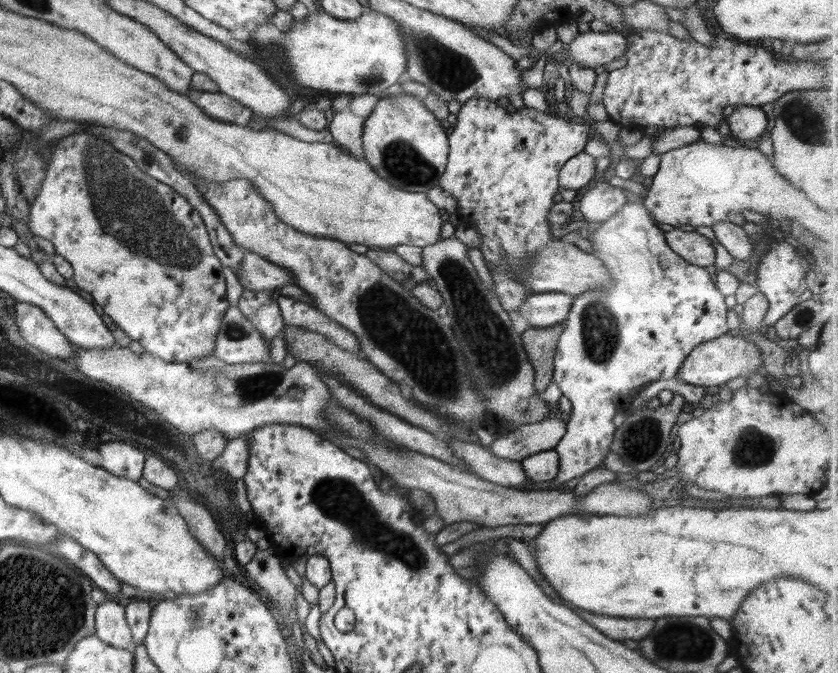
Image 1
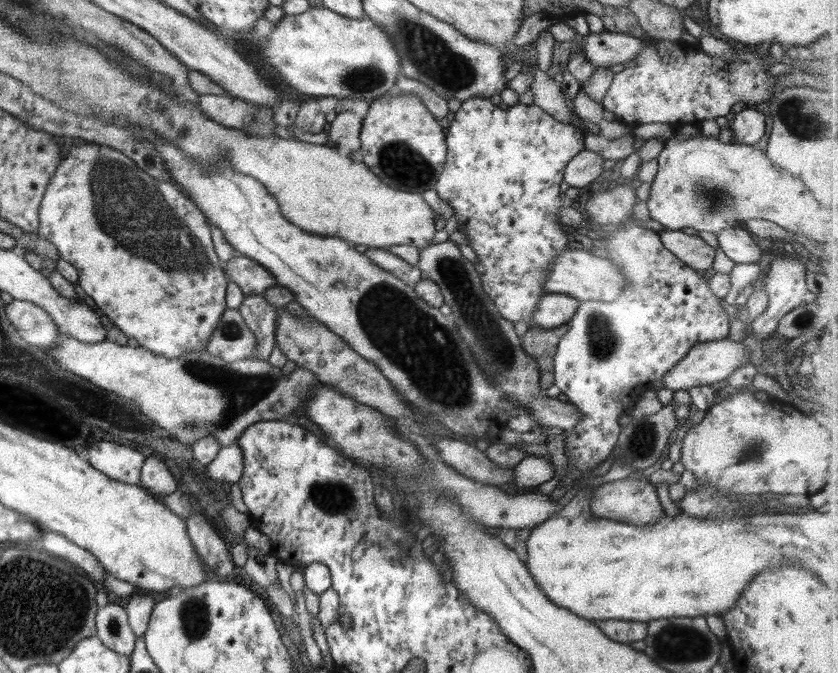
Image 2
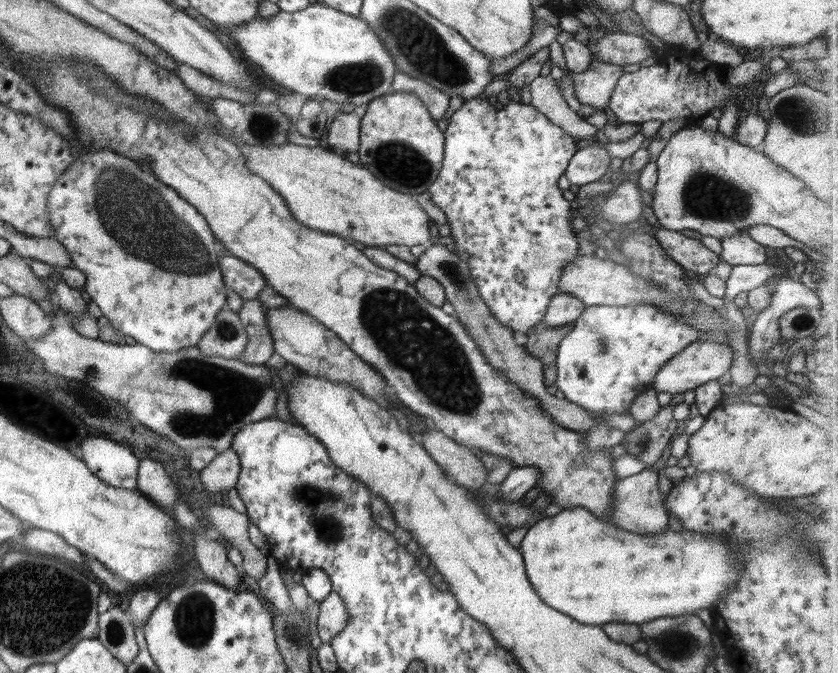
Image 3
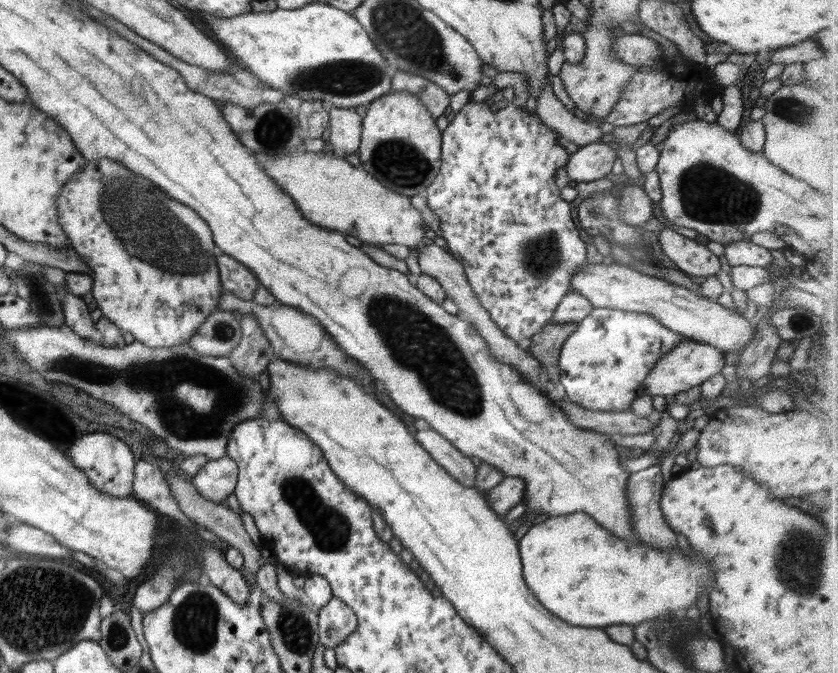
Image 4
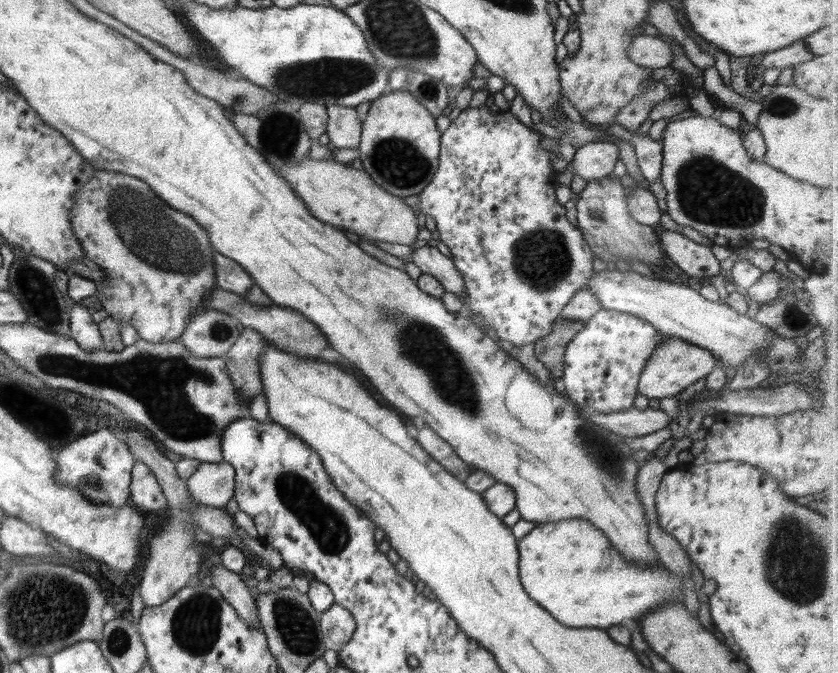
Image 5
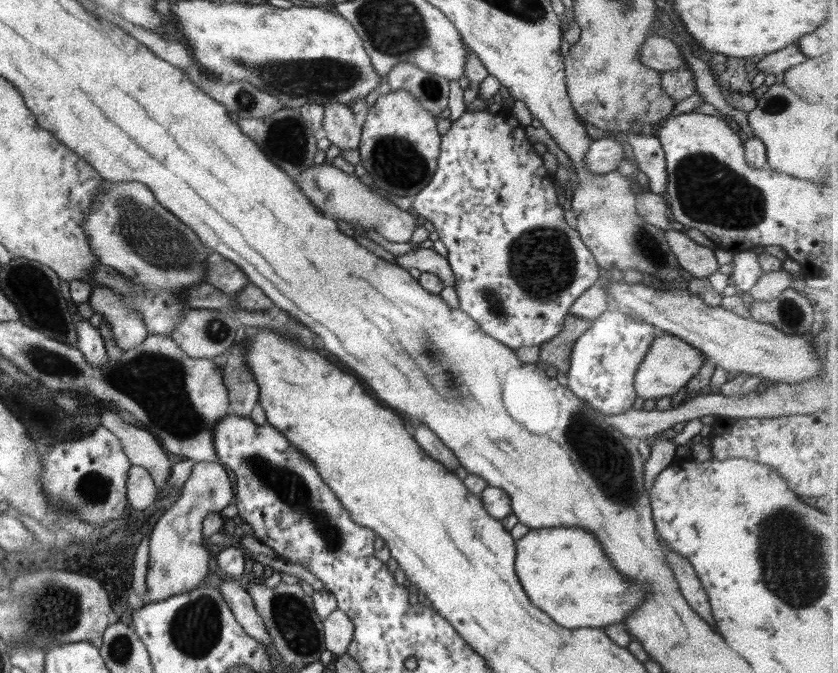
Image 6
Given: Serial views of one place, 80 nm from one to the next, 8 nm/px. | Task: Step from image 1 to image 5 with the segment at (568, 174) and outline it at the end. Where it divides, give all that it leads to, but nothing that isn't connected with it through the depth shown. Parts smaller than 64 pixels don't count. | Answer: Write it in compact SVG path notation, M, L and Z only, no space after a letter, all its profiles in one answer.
M594 141L578 147L569 170L586 182L613 174L619 160L619 148L610 142Z

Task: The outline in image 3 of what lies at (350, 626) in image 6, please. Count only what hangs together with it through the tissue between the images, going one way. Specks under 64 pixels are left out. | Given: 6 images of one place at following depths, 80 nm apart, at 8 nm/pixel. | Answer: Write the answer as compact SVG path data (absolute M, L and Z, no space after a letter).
M334 591L319 604L318 635L322 643L332 643L332 639L344 630L349 614L340 595Z

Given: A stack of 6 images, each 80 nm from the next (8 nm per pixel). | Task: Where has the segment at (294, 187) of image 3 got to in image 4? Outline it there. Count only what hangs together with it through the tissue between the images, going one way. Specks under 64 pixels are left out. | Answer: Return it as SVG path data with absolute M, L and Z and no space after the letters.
M302 148L274 157L254 154L260 168L286 191L306 220L328 230L352 234L366 244L403 244L421 246L427 243L421 213L412 206L410 197L384 188L374 176L360 166L356 168L332 152L307 153Z

